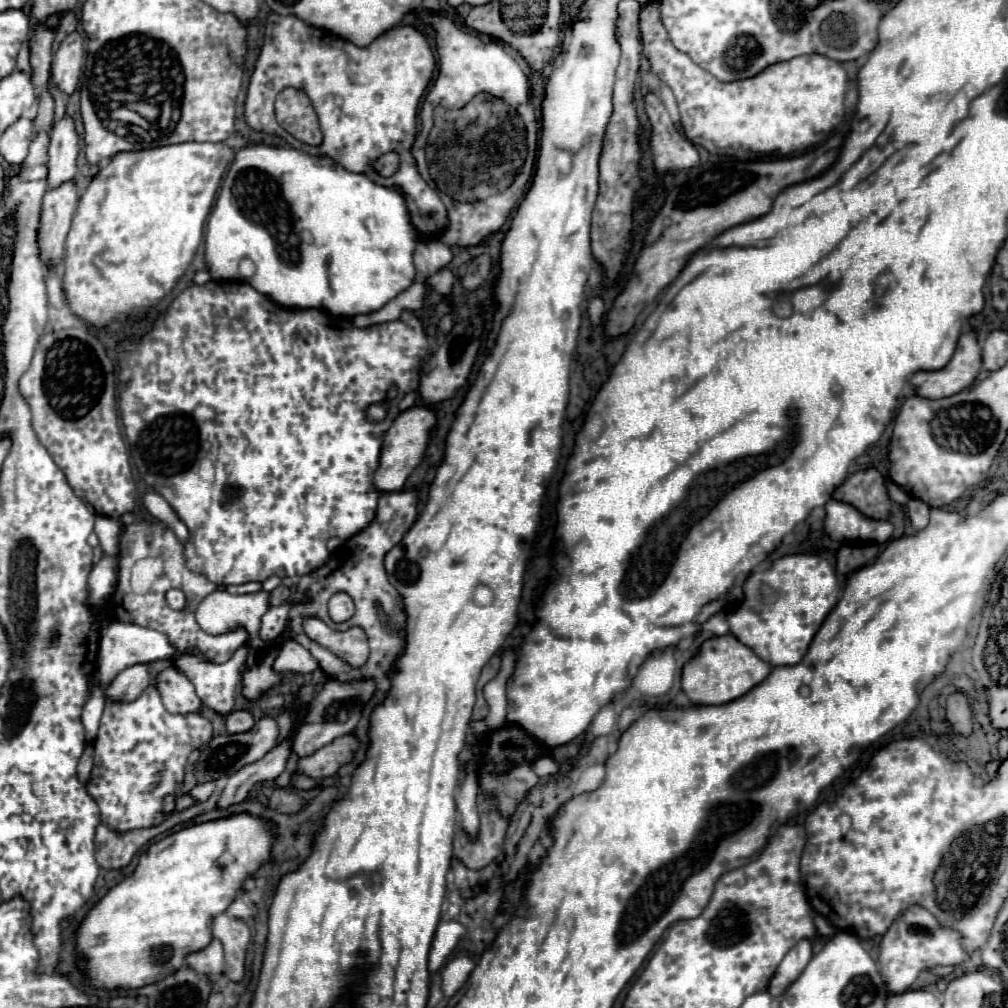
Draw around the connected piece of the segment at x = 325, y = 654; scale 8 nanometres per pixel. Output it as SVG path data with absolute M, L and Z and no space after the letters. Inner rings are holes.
M402 490L394 496L382 496L378 500L378 510L376 510L374 520L364 530L360 530L356 536L348 538L342 546L338 546L332 552L332 558L322 568L316 568L310 574L300 576L298 584L296 584L296 592L290 598L290 604L292 604L292 608L290 608L290 638L296 640L298 644L302 644L316 658L322 672L330 680L336 680L342 684L350 684L356 680L374 680L376 682L376 692L374 692L372 700L366 704L366 712L372 706L376 706L378 702L382 702L382 698L386 696L386 692L390 688L390 680L386 678L386 672L392 668L392 662L398 658L398 654L402 652L402 644L404 644L406 616L402 612L402 598L398 596L398 590L388 582L386 568L384 568L384 556L404 538L404 534L414 524L416 514L418 514L416 504L418 504L416 490ZM336 592L350 594L356 604L354 616L340 624L332 622L332 618L328 616L328 606L326 606L330 596ZM304 616L316 616L316 618L324 620L334 630L348 630L352 626L362 626L368 636L368 644L370 644L368 662L362 668L350 668L340 658L336 658L332 652L328 652L326 648L322 648L316 642L312 642L302 632Z

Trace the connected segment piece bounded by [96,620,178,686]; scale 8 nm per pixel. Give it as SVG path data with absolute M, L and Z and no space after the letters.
M104 620L100 624L100 652L96 660L96 678L102 686L114 680L114 676L134 664L148 664L156 660L174 660L178 648L170 642L170 638L158 630L142 628L136 624L120 622L120 620Z

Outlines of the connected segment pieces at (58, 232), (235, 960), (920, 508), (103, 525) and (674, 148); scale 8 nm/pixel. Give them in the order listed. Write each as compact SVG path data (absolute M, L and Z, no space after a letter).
M66 182L44 194L38 228L38 254L46 272L64 260L66 236L70 232L76 206L78 192L72 182Z
M222 912L212 922L212 938L220 940L224 946L224 976L240 982L244 976L244 960L250 942L248 926L242 920L230 918Z
M912 498L912 500L908 502L906 510L908 510L910 522L912 522L912 526L914 526L916 530L922 530L922 528L928 526L930 510L932 510L932 506L930 506L928 502L924 502L924 500L920 500L920 498Z
M96 516L94 532L100 540L104 554L106 556L118 556L118 544L120 544L120 534L122 534L118 520L108 518L108 516Z
M648 94L644 100L648 100L646 104L646 112L650 114L650 124L652 124L652 136L650 136L650 154L652 154L652 162L656 166L658 172L678 172L678 170L688 170L692 166L698 164L698 152L694 148L694 144L672 124L664 104L660 102L660 98L656 94Z

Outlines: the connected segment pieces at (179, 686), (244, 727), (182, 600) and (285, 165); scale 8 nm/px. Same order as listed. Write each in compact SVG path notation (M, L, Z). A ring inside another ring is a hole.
M174 666L156 674L156 688L170 714L202 712L202 700L196 696L194 684Z
M240 710L240 712L230 712L226 716L226 732L228 734L240 734L240 732L248 732L254 726L254 718L250 712Z
M170 590L170 592L166 592L166 600L168 600L168 606L172 608L172 610L184 610L186 608L186 596L184 596L184 592L182 590Z
M264 144L246 146L246 148L236 152L236 158L234 158L234 162L224 178L220 196L216 200L216 206L210 214L208 228L206 228L206 268L210 270L214 280L240 278L240 270L238 270L240 262L244 258L248 258L254 262L256 272L246 282L250 286L254 286L260 294L270 296L272 300L276 300L278 304L282 304L286 308L302 308L302 310L304 308L318 308L318 310L326 310L326 312L336 314L336 316L346 316L346 318L380 310L386 302L396 298L400 292L404 292L414 282L414 276L416 276L414 262L412 262L414 248L416 248L416 232L410 224L404 196L398 190L378 186L372 180L368 180L364 174L348 172L340 164L334 164L330 158L314 158L314 156L308 156L308 154L294 150L294 148L274 148L274 146L264 146Z

